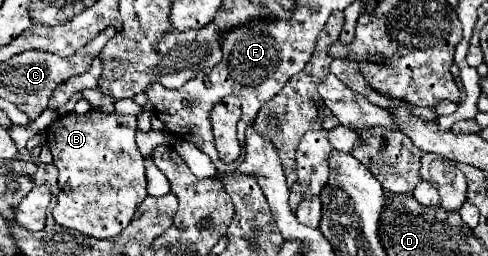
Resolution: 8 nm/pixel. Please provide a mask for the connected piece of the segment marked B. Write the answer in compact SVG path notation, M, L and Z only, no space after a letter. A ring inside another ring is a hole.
M91 110L87 114L63 114L51 122L47 128L47 146L53 154L53 164L59 168L59 198L53 208L53 218L65 228L73 228L81 234L95 238L117 236L133 218L137 206L147 196L147 180L143 156L135 144L137 118L121 114L103 114Z

